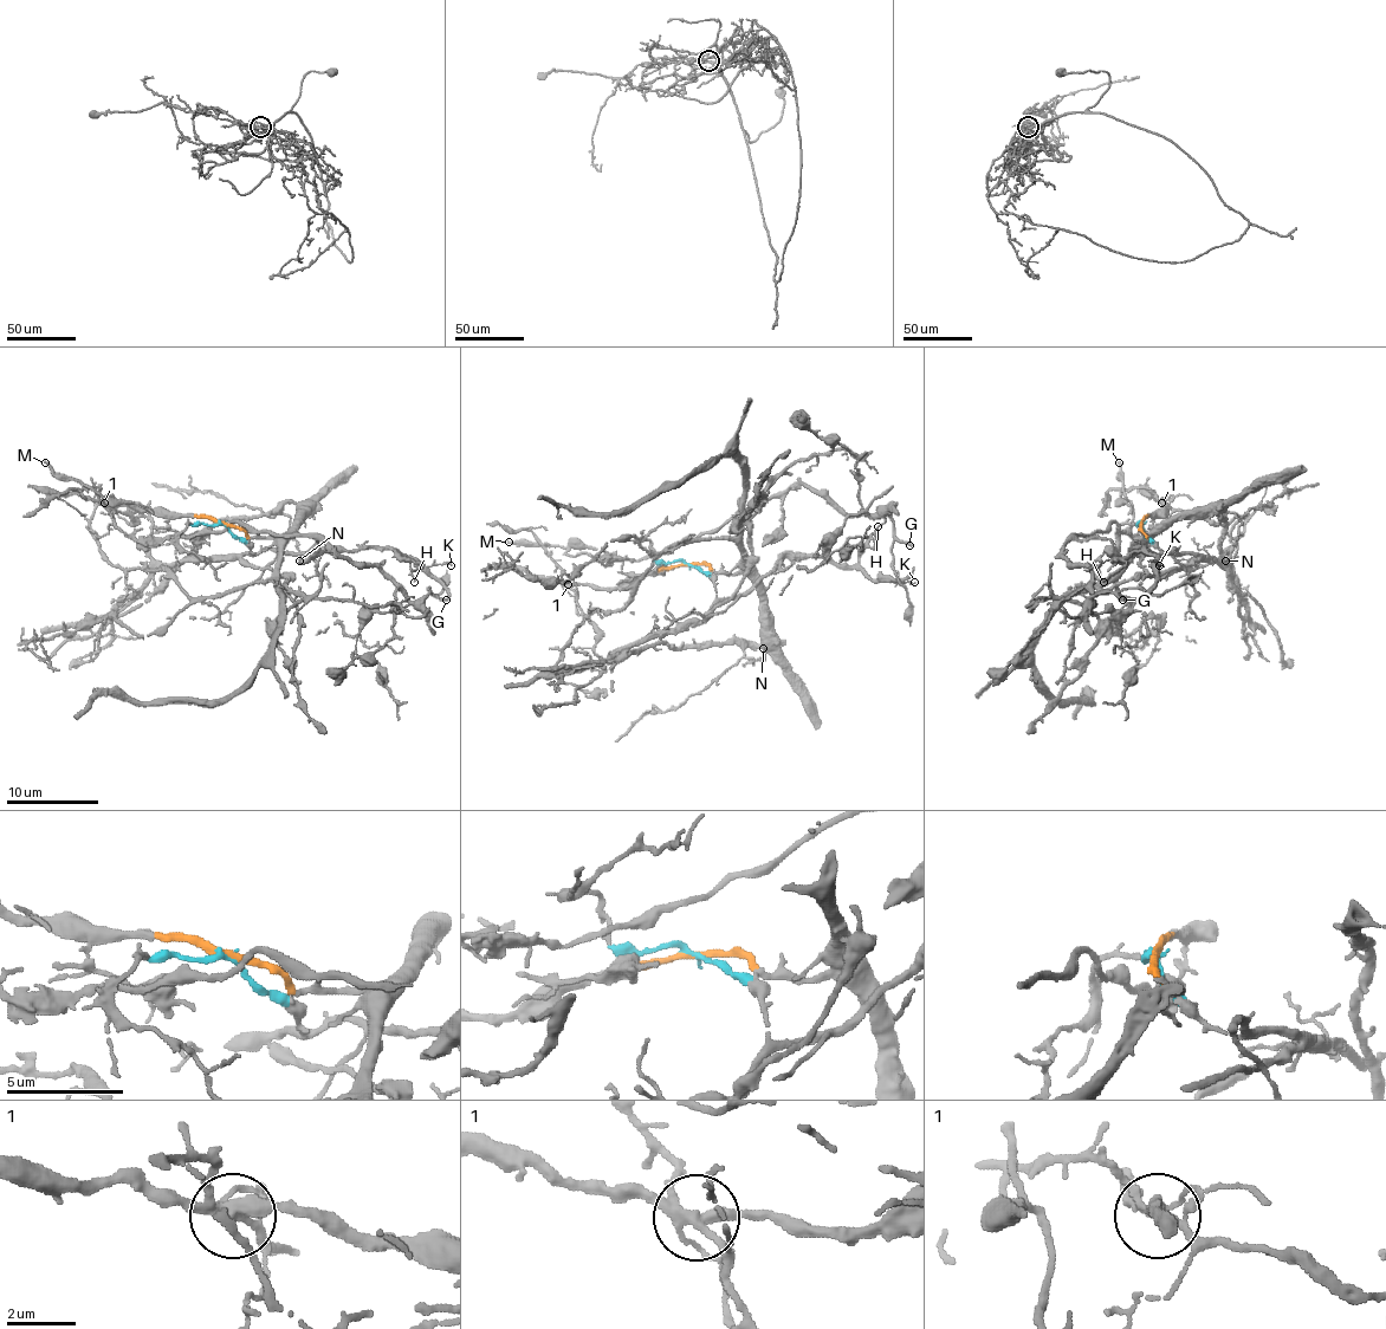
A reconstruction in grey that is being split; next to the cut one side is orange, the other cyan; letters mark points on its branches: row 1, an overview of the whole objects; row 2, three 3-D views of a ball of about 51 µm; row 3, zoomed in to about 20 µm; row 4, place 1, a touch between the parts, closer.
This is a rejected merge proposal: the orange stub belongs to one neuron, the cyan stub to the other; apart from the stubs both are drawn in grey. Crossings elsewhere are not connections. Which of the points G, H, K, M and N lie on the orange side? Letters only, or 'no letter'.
N

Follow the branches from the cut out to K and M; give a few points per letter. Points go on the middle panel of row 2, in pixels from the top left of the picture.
K: (686, 564), (710, 578), (718, 598), (744, 596), (785, 557), (829, 557), (860, 566), (873, 581), (915, 582)
M: (686, 564), (714, 584), (712, 610), (652, 631), (610, 663), (594, 652), (596, 627), (545, 548), (507, 540)

